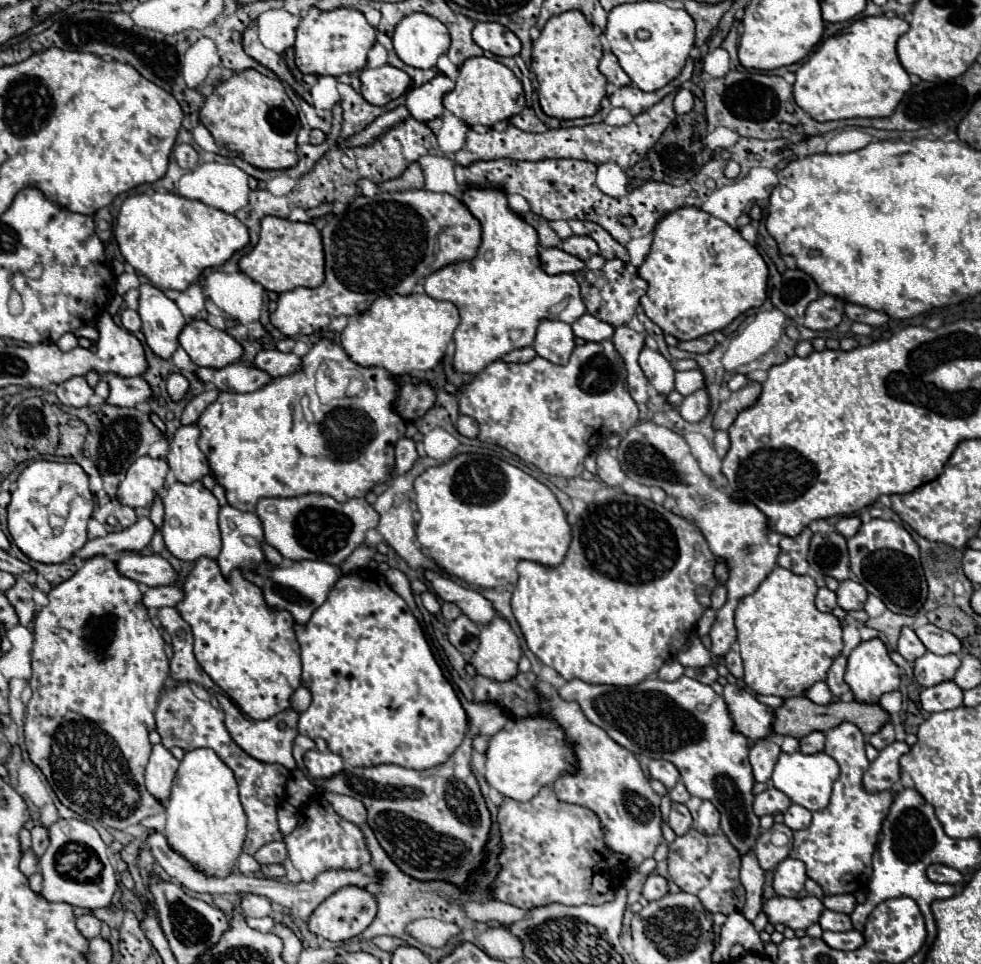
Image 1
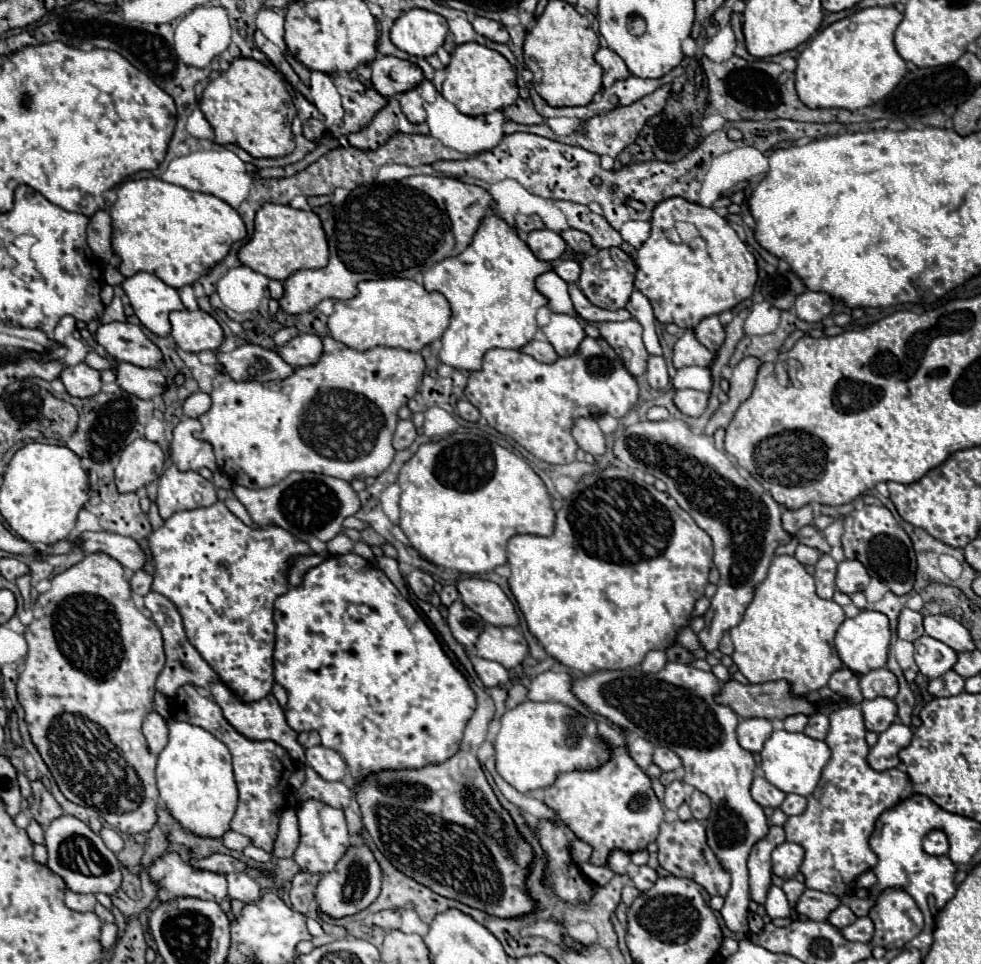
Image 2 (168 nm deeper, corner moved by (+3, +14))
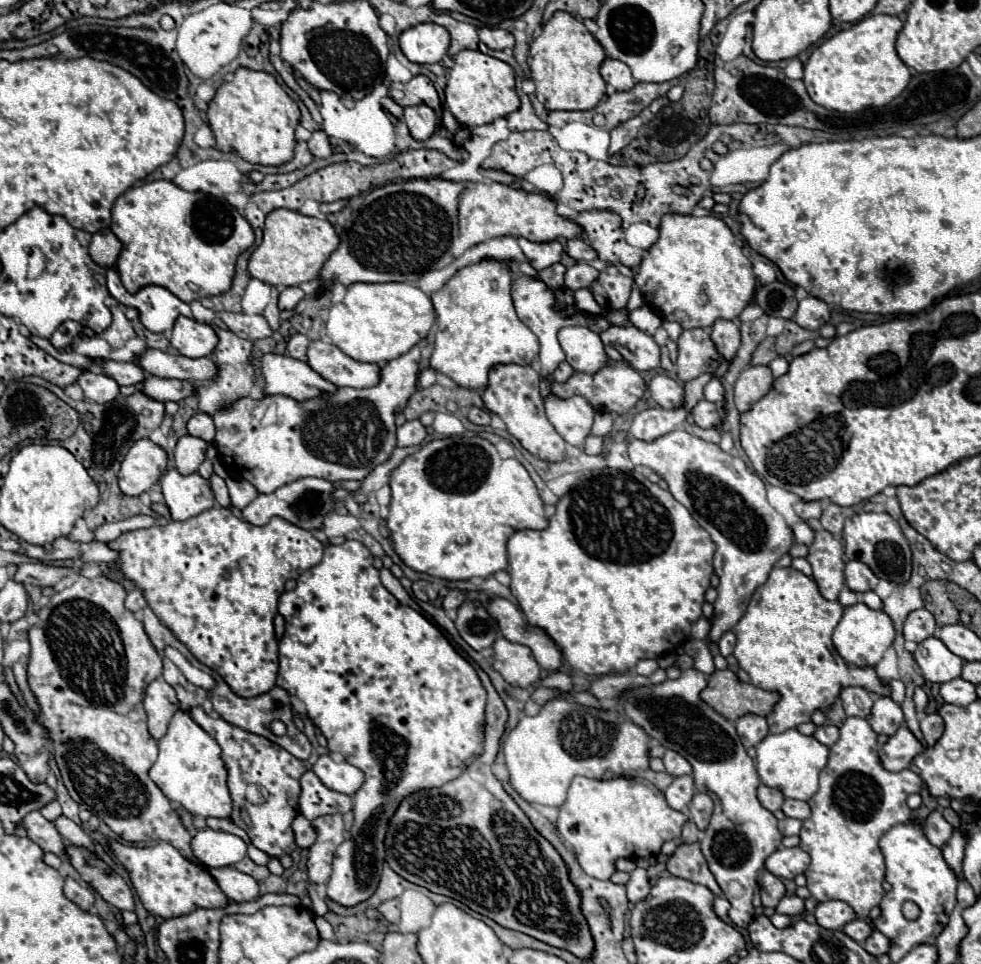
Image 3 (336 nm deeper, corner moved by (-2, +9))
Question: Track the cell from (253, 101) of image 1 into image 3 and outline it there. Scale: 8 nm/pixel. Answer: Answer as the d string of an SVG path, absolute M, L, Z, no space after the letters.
M239 67L233 81L223 83L207 109L207 121L217 139L217 149L235 151L249 163L283 165L295 153L295 127L299 125L299 107L277 83L271 73Z

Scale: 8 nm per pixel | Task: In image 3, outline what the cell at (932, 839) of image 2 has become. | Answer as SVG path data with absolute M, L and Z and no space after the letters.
M933 811L927 821L925 821L925 835L929 839L931 845L943 849L943 841L947 841L947 837L951 837L951 825L943 819L941 811Z

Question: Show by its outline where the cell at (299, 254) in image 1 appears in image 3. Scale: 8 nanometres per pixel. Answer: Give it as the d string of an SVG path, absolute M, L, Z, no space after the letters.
M273 209L265 219L263 241L249 257L249 275L273 287L297 287L319 275L325 261L339 247L339 237L327 219L305 217L289 209Z

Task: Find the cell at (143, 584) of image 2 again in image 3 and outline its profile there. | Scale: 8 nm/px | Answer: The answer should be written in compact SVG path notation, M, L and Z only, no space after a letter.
M133 589L127 599L125 599L125 607L131 609L131 611L139 611L139 609L145 609L147 607L147 601L143 597L143 591L141 589Z

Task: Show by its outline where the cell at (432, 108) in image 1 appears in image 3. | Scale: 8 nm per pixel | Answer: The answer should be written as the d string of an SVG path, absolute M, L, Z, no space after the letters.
M413 105L413 107L405 107L405 115L403 121L409 127L409 133L417 139L417 141L425 141L427 137L431 137L439 125L437 113L427 107L427 105Z

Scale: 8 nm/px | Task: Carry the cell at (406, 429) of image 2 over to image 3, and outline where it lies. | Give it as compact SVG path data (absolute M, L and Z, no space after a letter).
M419 419L407 421L405 425L401 425L397 429L397 447L413 447L413 445L419 445L425 437L427 437L427 431L425 431L425 427L421 425Z

